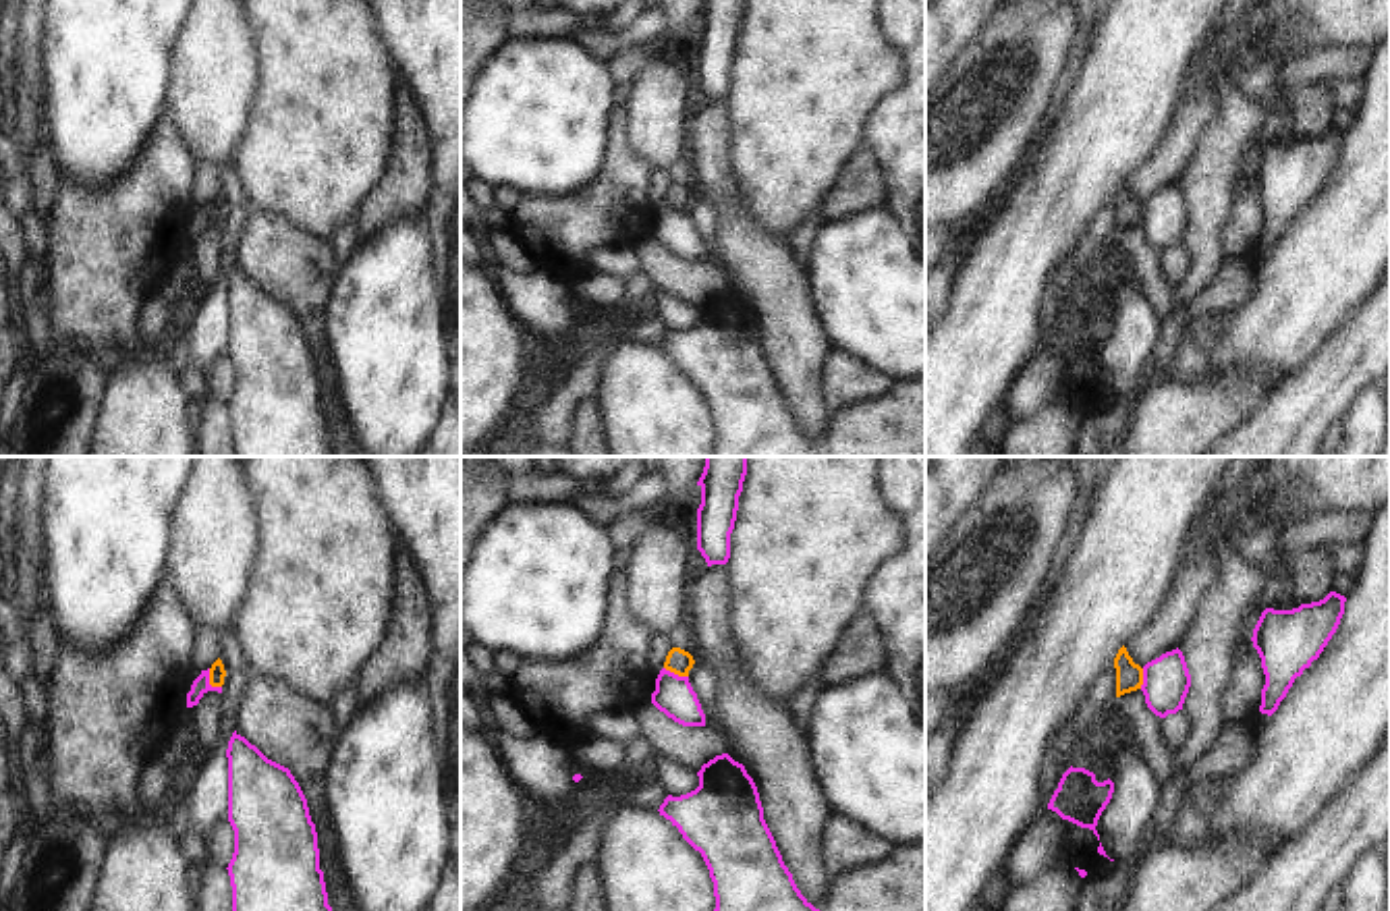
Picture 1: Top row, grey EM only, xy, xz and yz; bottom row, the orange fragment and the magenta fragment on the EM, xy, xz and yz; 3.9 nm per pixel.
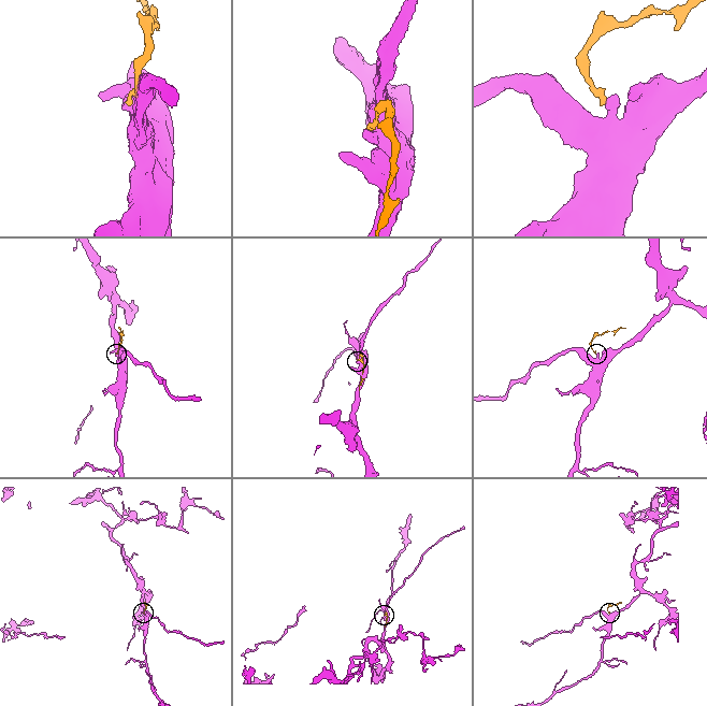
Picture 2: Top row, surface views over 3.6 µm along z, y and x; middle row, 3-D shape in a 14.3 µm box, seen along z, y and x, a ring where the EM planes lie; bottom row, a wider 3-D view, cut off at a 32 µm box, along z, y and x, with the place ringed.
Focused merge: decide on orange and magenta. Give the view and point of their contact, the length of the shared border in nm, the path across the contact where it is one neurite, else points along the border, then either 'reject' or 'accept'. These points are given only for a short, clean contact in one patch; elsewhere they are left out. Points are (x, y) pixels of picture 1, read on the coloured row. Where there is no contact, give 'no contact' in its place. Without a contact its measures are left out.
contact xy (210, 681); length 90 nm; border xy (208, 669), (208, 681), (220, 687); reject

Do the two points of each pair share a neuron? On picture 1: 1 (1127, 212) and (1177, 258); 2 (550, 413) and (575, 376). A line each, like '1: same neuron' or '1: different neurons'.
1: different neurons
2: same neuron

